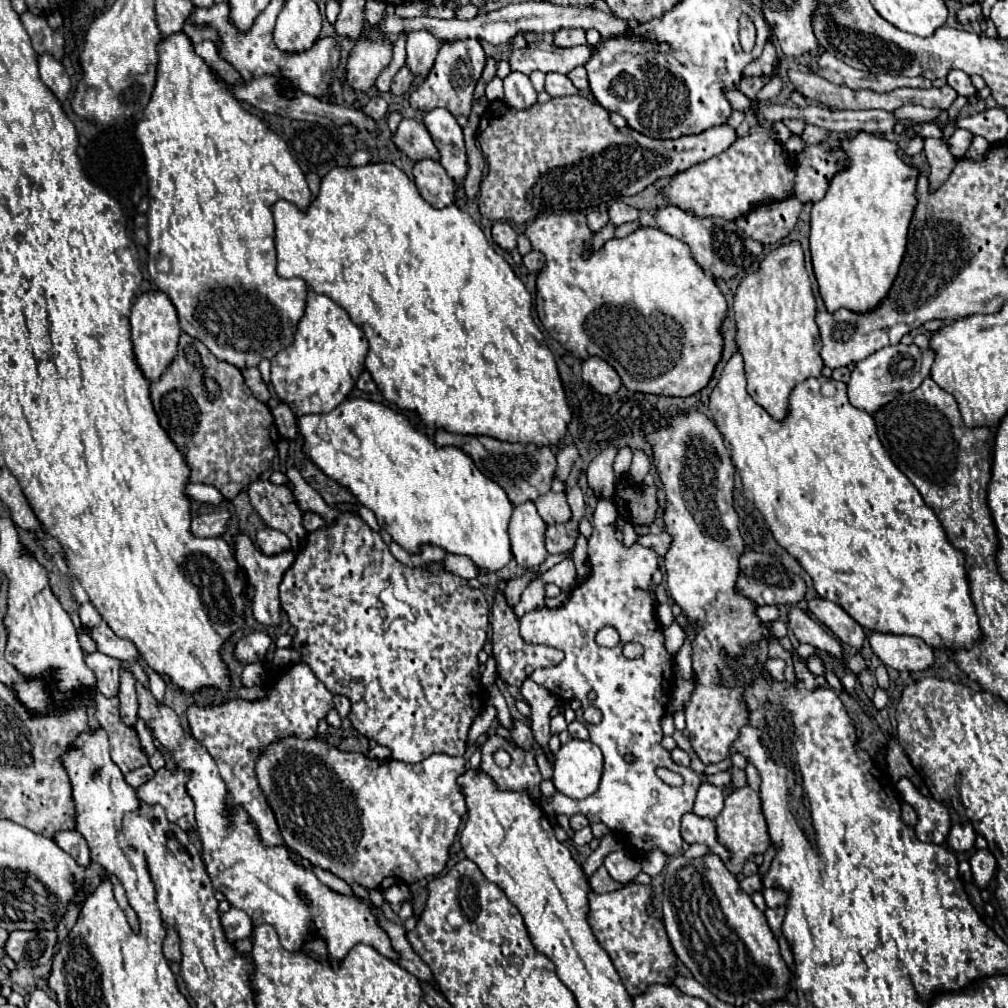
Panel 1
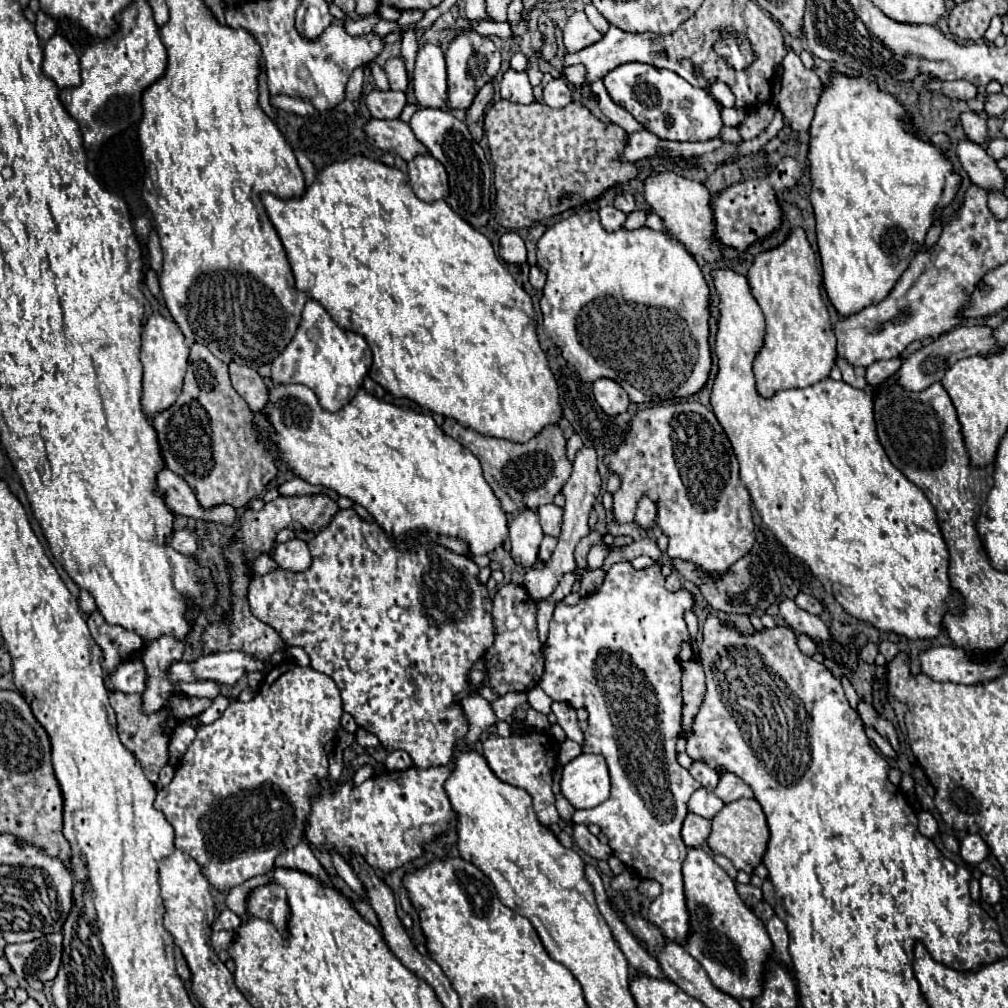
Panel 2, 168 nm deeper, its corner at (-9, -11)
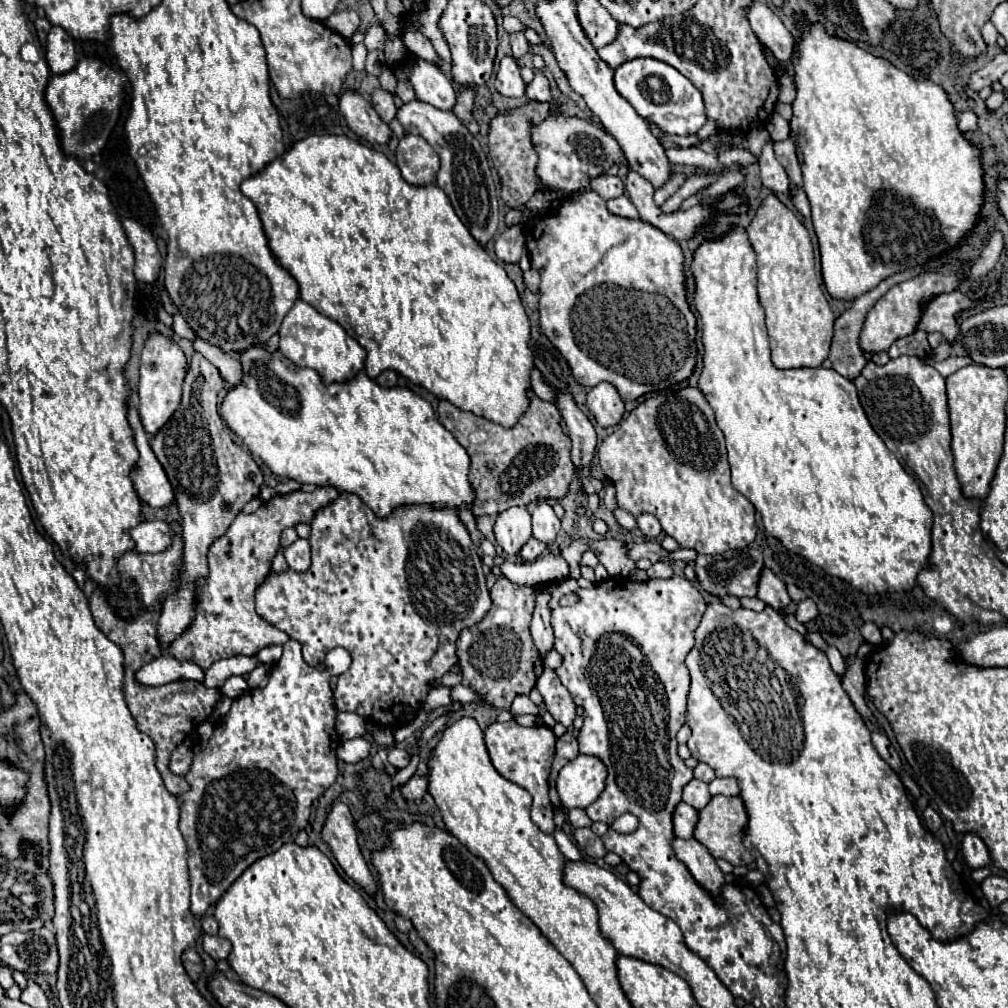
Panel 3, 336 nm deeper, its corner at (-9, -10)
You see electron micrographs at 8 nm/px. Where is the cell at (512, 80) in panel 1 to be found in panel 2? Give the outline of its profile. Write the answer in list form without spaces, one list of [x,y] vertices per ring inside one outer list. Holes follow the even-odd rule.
[[[508,70],[504,74],[502,86],[500,86],[500,96],[504,100],[516,102],[516,104],[530,104],[536,100],[526,72],[514,72],[514,70]]]

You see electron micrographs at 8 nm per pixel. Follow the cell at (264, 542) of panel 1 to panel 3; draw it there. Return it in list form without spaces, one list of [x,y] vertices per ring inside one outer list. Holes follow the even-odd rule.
[[[298,539],[288,549],[284,549],[284,557],[292,571],[306,571],[310,567],[310,543],[308,539]]]

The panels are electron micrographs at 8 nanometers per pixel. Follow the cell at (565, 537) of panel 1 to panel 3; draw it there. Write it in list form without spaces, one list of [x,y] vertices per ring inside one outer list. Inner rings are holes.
[[[530,539],[530,541],[526,541],[526,545],[520,549],[518,557],[522,557],[524,561],[534,561],[536,557],[540,557],[540,555],[544,553],[544,549],[546,549],[544,543],[540,543],[540,541],[536,541],[536,539]]]

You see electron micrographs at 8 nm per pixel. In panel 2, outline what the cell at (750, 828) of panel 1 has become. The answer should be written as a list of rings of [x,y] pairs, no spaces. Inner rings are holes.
[[[740,798],[736,802],[726,804],[714,818],[712,818],[712,832],[708,836],[708,846],[712,852],[722,854],[732,860],[736,870],[744,870],[748,874],[754,872],[762,864],[770,840],[770,830],[762,806],[756,800]]]

